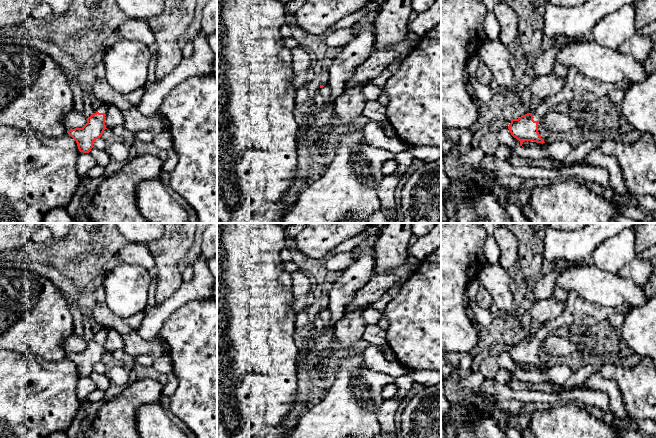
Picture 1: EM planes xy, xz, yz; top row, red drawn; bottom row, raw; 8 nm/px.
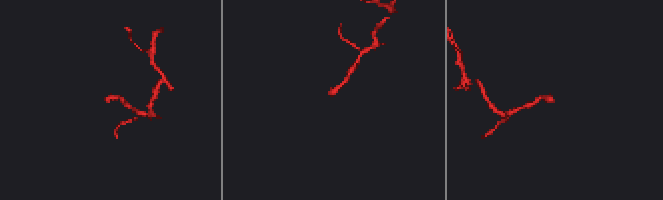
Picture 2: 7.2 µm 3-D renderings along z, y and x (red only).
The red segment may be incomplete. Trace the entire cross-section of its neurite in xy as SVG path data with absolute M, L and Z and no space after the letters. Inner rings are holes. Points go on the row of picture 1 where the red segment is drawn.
M106 103L97 104L94 113L87 118L87 123L82 128L67 131L76 141L80 152L89 153L93 148L94 141L100 138L107 129L105 125L107 108Z

